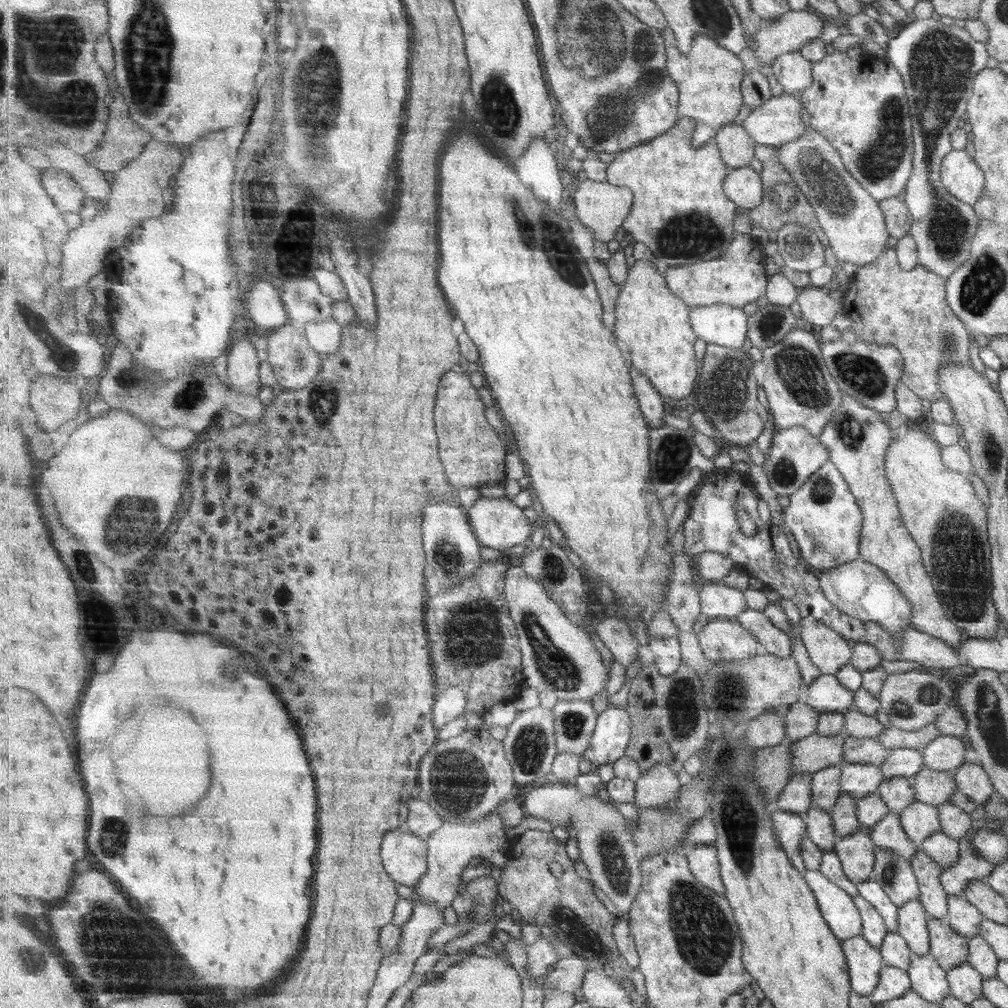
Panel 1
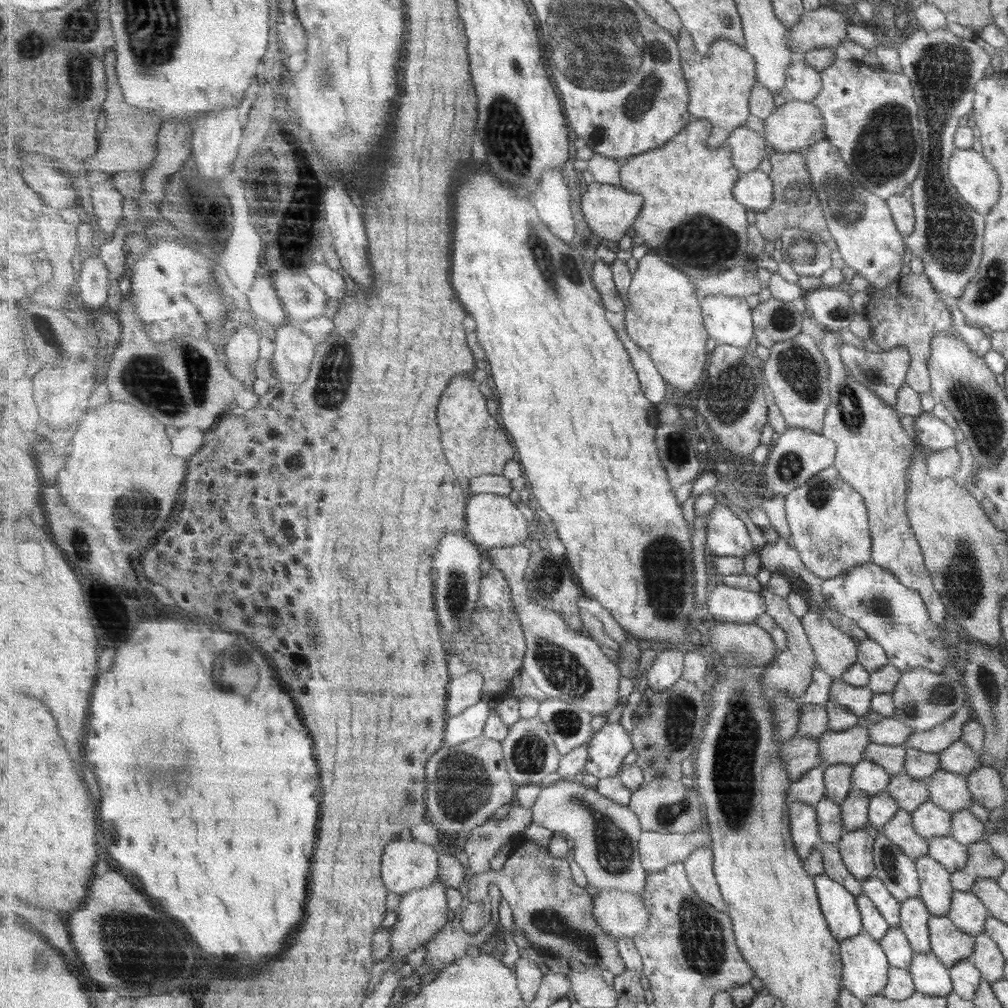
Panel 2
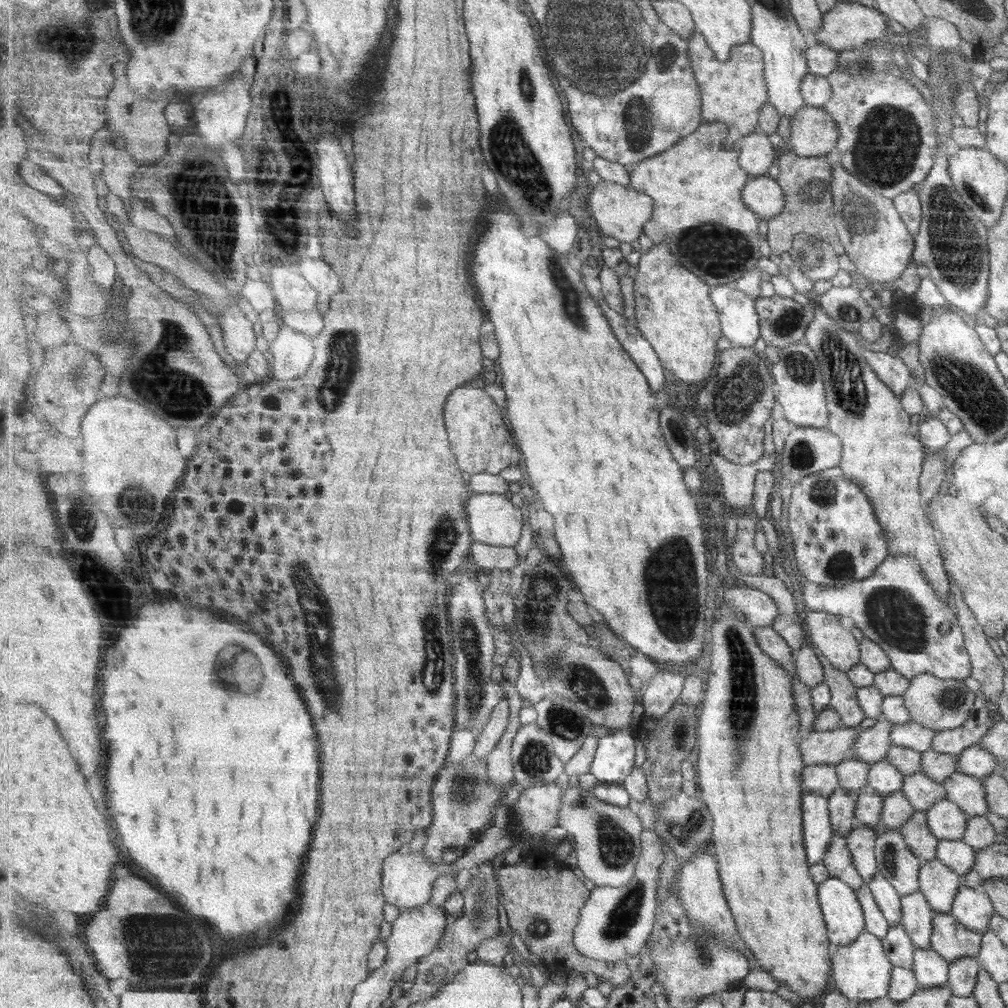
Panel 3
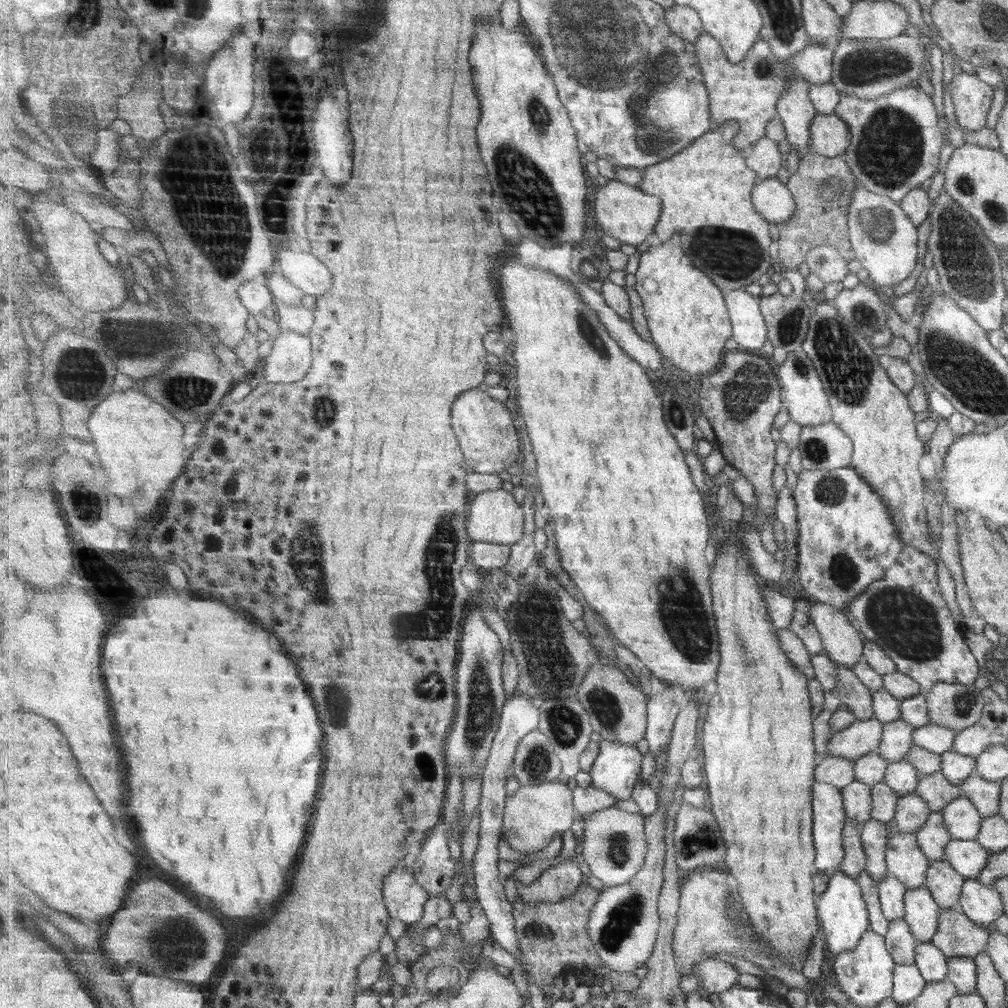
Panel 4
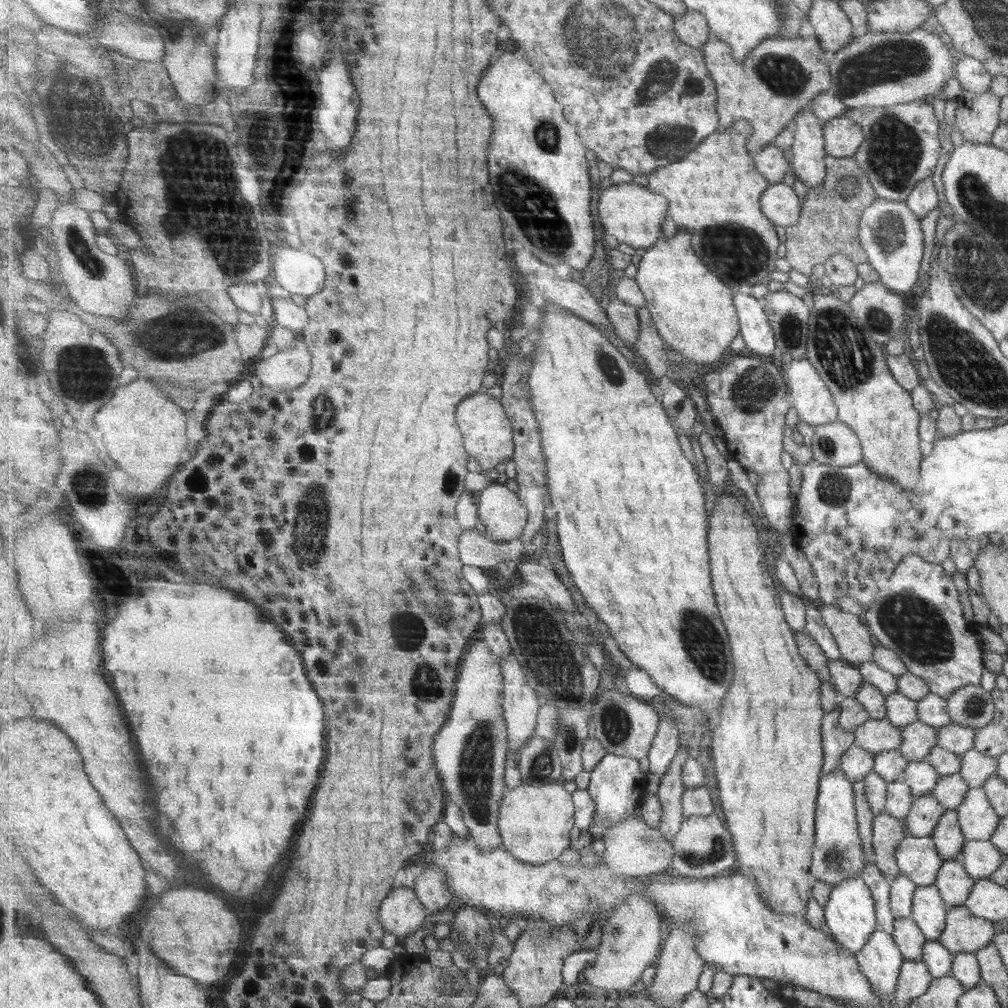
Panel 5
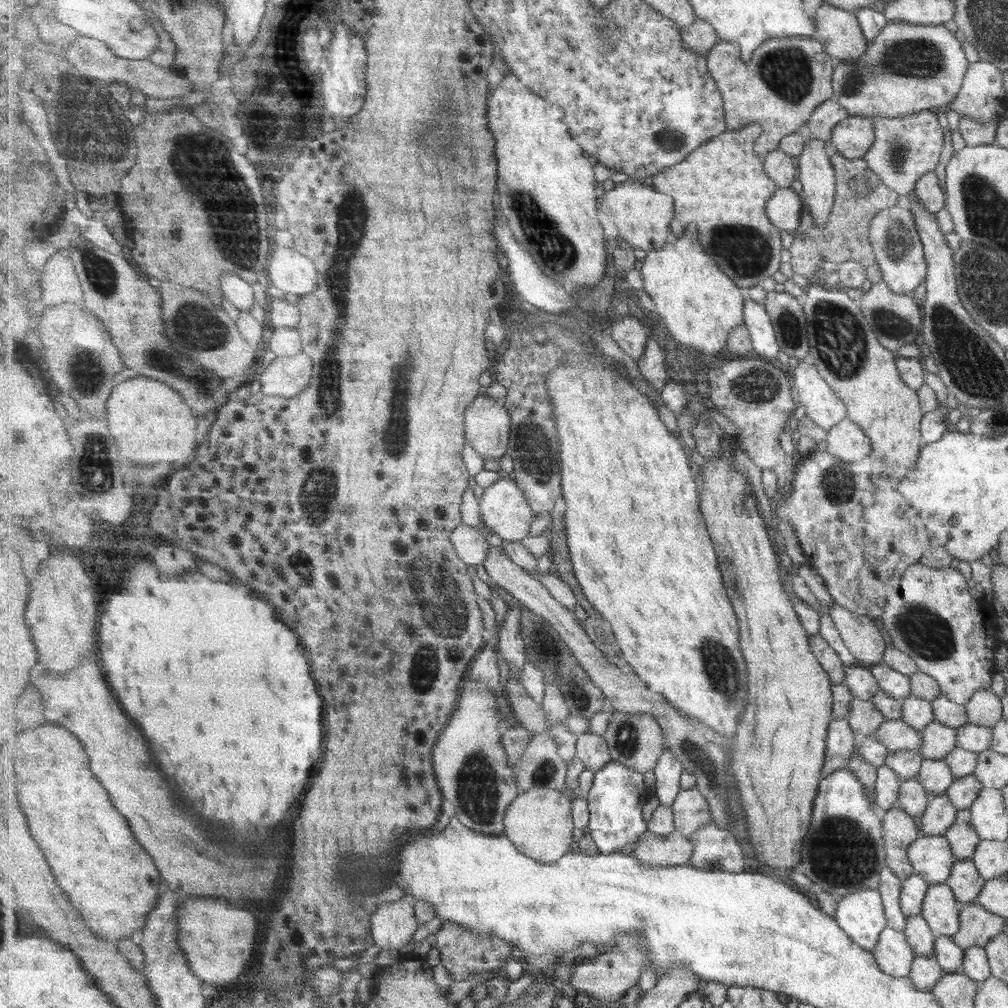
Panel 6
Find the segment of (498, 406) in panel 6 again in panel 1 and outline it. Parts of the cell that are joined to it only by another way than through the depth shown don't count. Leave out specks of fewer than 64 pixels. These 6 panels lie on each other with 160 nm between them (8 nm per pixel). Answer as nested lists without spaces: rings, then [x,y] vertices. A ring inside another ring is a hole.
[[[447,372],[439,386],[439,404],[435,406],[435,422],[439,432],[439,454],[447,468],[447,476],[456,492],[499,482],[506,476],[508,450],[501,435],[489,424],[486,407],[471,384],[468,372]]]

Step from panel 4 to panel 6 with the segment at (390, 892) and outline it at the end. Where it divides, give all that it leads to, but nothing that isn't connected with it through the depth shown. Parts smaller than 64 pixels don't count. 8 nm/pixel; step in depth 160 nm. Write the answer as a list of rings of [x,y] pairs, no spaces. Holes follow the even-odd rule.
[[[405,897],[389,903],[382,901],[372,918],[372,942],[383,950],[389,948],[399,950],[399,948],[407,946],[409,940],[413,938],[413,934],[417,932],[417,928],[419,928],[418,918],[411,899]]]

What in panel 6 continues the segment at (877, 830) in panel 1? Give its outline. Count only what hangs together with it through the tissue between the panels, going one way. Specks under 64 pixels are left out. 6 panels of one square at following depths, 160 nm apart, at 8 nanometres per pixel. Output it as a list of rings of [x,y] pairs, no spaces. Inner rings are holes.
[[[967,809],[956,810],[953,824],[943,834],[955,861],[970,860],[975,845],[979,843],[969,820],[970,812]]]

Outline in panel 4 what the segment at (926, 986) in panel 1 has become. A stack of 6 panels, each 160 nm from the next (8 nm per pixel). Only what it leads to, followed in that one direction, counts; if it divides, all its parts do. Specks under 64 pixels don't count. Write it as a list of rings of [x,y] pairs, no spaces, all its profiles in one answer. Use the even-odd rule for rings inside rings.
[[[930,942],[914,944],[914,966],[924,983],[946,979],[946,956]]]

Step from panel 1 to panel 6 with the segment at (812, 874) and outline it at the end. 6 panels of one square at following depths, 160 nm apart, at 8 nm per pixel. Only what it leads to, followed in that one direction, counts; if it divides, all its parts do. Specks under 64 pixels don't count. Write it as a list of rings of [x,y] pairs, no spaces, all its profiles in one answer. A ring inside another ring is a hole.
[[[858,890],[841,897],[835,906],[833,918],[837,921],[839,928],[842,928],[855,944],[870,953],[877,944],[879,933],[887,925],[877,890]]]

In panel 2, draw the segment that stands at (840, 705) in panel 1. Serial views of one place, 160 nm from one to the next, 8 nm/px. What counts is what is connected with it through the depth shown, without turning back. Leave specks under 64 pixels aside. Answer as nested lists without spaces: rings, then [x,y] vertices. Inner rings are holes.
[[[832,679],[827,701],[836,702],[859,717],[865,716],[870,710],[871,697],[872,692],[866,686],[851,686],[840,679]]]

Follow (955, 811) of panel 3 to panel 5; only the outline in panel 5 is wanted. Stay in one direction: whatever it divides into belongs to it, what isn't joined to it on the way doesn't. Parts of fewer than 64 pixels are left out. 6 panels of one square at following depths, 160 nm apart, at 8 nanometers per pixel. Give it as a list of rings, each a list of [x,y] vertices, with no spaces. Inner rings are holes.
[[[968,787],[964,799],[955,810],[964,841],[989,841],[999,817],[989,804],[982,788]]]

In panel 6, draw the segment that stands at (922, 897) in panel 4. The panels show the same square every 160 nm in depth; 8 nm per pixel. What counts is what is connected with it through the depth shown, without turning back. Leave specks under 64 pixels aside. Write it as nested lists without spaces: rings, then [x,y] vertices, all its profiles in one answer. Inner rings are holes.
[[[940,883],[926,888],[920,915],[925,919],[933,936],[950,937],[957,932],[959,926],[957,906],[947,885]]]

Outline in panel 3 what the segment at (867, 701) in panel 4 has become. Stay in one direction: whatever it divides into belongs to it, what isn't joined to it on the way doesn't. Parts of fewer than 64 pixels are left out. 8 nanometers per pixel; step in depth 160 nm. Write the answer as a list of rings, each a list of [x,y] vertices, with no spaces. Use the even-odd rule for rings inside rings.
[[[818,655],[818,661],[822,666],[824,683],[830,689],[829,706],[836,712],[841,725],[857,726],[863,720],[864,714],[856,703],[856,686],[848,681],[844,672],[833,668],[823,655]]]

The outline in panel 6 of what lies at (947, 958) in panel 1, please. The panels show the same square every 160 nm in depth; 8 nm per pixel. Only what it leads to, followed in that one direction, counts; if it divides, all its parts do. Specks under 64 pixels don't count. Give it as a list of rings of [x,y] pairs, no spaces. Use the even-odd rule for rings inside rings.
[[[975,902],[958,904],[957,919],[957,932],[950,937],[961,950],[972,946],[982,947],[992,936],[1001,933],[1003,928],[1003,919],[985,912]]]

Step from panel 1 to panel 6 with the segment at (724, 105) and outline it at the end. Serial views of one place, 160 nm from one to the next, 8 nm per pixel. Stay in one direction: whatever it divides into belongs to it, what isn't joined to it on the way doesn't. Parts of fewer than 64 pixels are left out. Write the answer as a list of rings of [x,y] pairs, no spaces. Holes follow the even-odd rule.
[[[785,37],[769,39],[759,47],[749,61],[741,60],[733,54],[727,54],[727,42],[719,40],[708,54],[710,73],[718,81],[726,110],[726,123],[731,131],[739,130],[748,124],[762,125],[762,135],[757,139],[755,153],[765,158],[769,153],[780,148],[784,136],[795,133],[818,107],[831,96],[831,60],[825,46],[816,37]]]

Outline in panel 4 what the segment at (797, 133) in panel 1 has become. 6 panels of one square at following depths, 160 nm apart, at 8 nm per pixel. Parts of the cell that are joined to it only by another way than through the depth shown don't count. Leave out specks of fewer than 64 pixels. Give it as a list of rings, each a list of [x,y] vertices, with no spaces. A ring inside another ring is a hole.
[[[815,112],[810,122],[810,152],[819,156],[834,158],[846,152],[850,144],[847,123],[840,117]]]

